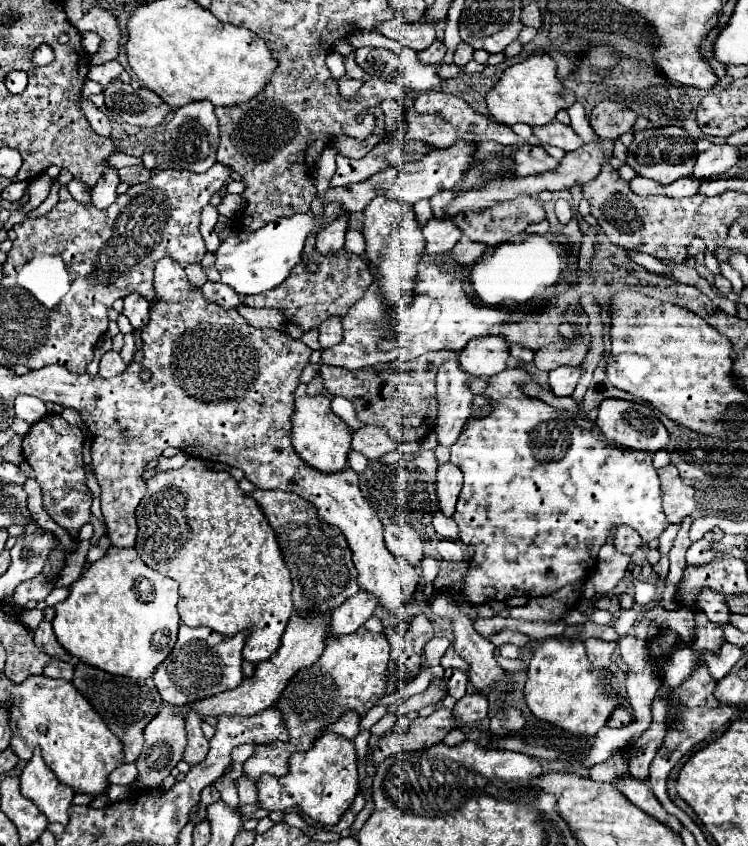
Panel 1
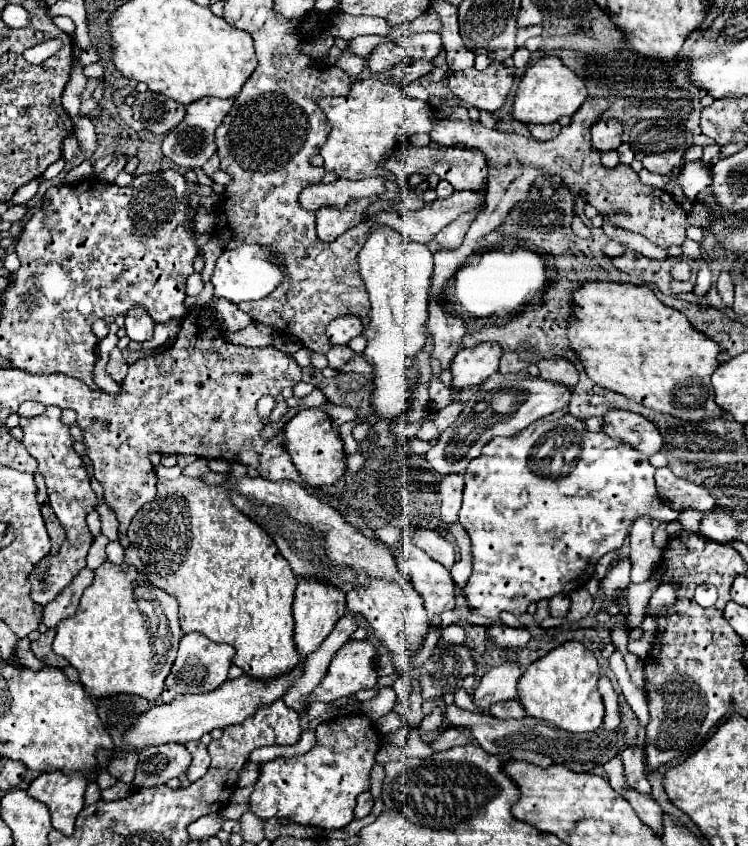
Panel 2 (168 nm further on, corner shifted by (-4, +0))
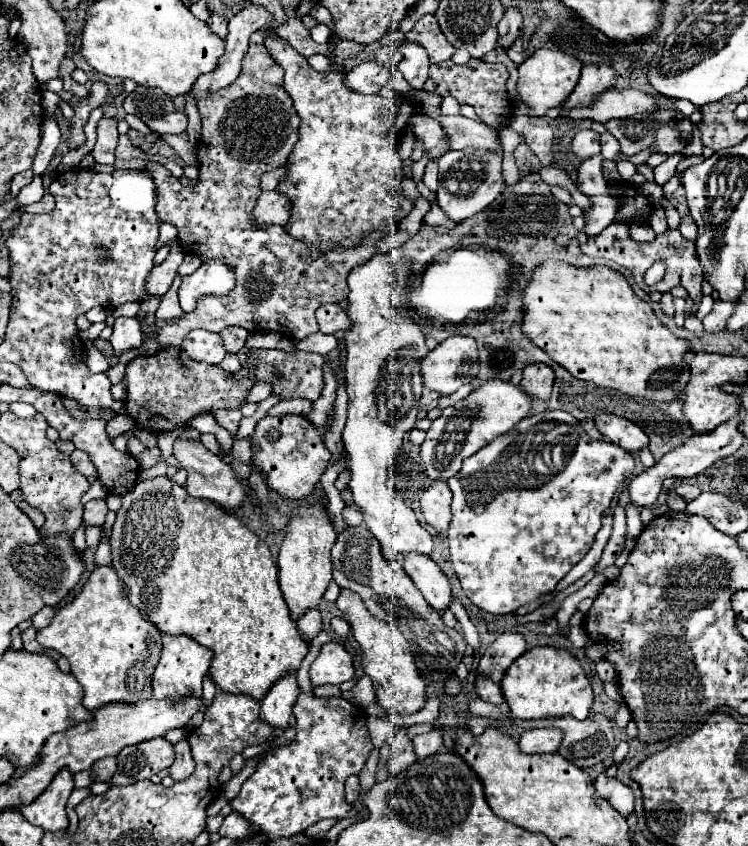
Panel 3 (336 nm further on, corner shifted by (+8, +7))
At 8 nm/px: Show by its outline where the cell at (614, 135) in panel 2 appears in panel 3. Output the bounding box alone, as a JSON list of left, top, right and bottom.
[569,129,601,159]

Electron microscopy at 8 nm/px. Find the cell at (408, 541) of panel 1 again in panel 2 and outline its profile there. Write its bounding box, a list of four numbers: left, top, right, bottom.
[393,542,455,620]

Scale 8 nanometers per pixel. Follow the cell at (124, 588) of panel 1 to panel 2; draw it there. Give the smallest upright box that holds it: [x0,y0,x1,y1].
[53,562,183,702]

